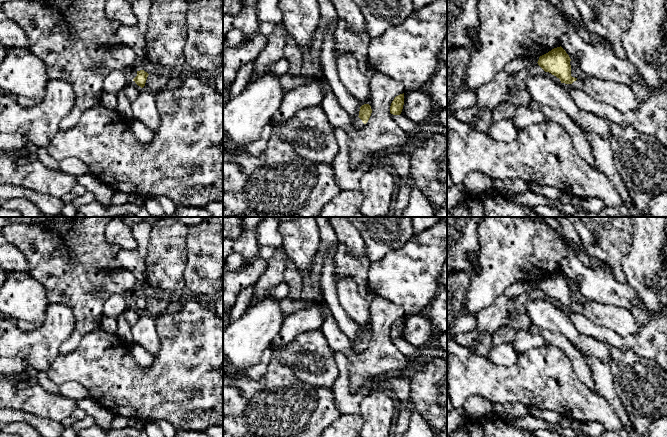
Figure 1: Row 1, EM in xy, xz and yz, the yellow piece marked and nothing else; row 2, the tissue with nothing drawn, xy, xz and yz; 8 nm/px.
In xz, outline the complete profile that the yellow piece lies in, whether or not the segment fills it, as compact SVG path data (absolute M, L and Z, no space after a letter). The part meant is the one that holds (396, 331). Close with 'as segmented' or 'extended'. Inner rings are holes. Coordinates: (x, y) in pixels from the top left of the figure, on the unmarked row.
M404 317L396 320L391 327L390 337L393 339L400 339L404 329Z; as segmented

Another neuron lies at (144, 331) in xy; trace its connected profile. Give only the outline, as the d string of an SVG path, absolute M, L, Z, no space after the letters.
M140 312L139 318L131 326L131 332L135 343L143 346L153 357L160 349L160 340L157 334L155 318Z

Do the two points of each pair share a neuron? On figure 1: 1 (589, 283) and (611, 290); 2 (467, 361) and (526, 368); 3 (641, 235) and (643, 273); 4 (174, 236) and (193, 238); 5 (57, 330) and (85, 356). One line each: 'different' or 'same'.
1: same
2: same
3: same
4: different
5: different

